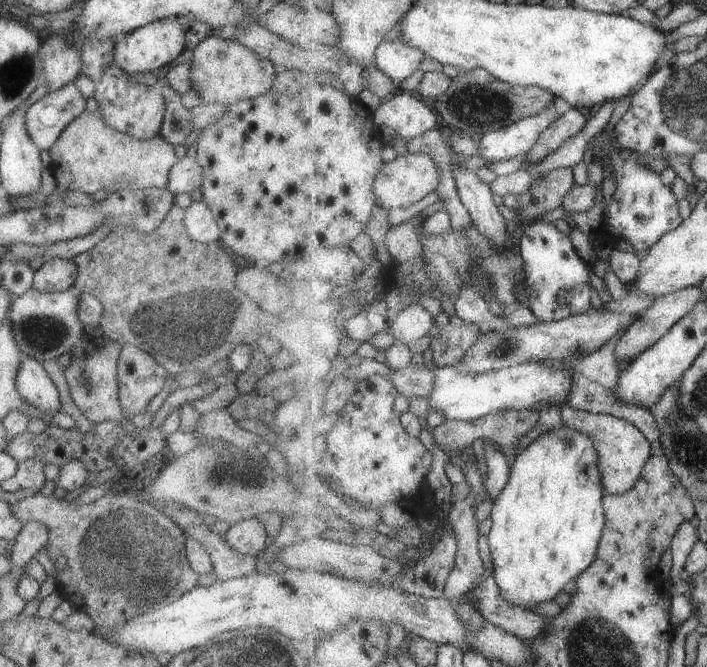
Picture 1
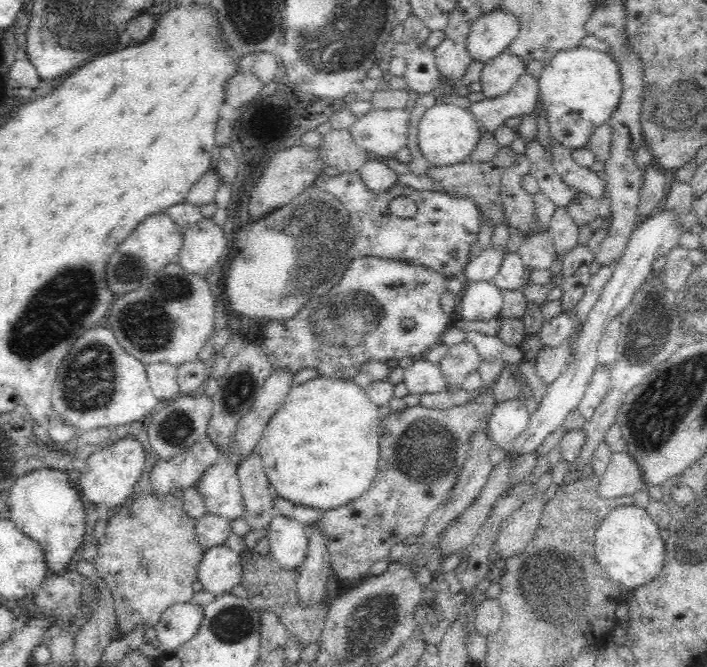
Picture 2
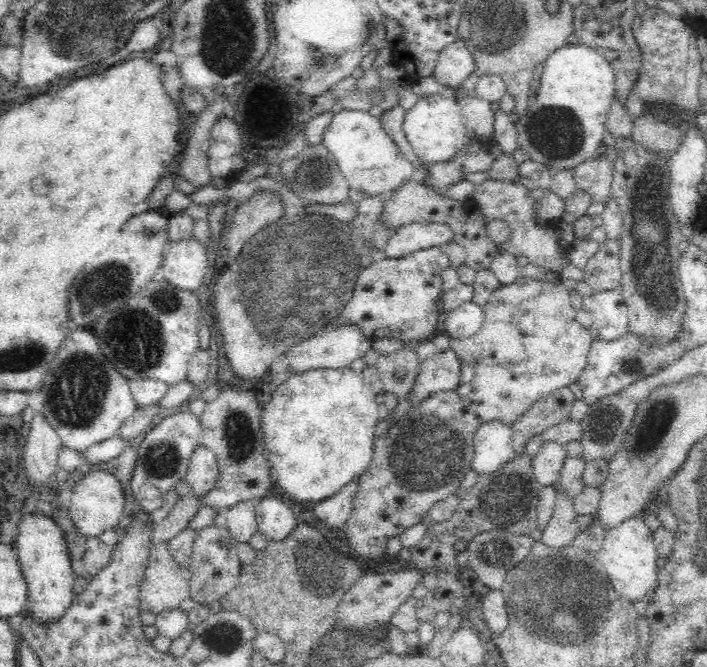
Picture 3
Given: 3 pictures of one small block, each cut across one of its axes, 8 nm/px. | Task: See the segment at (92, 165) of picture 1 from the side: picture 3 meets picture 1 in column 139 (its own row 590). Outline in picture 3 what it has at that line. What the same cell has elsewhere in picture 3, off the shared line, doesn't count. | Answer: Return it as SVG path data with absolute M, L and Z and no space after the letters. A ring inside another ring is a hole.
M167 542L151 548L139 590L139 608L152 614L174 610L191 598L191 571L170 557Z

